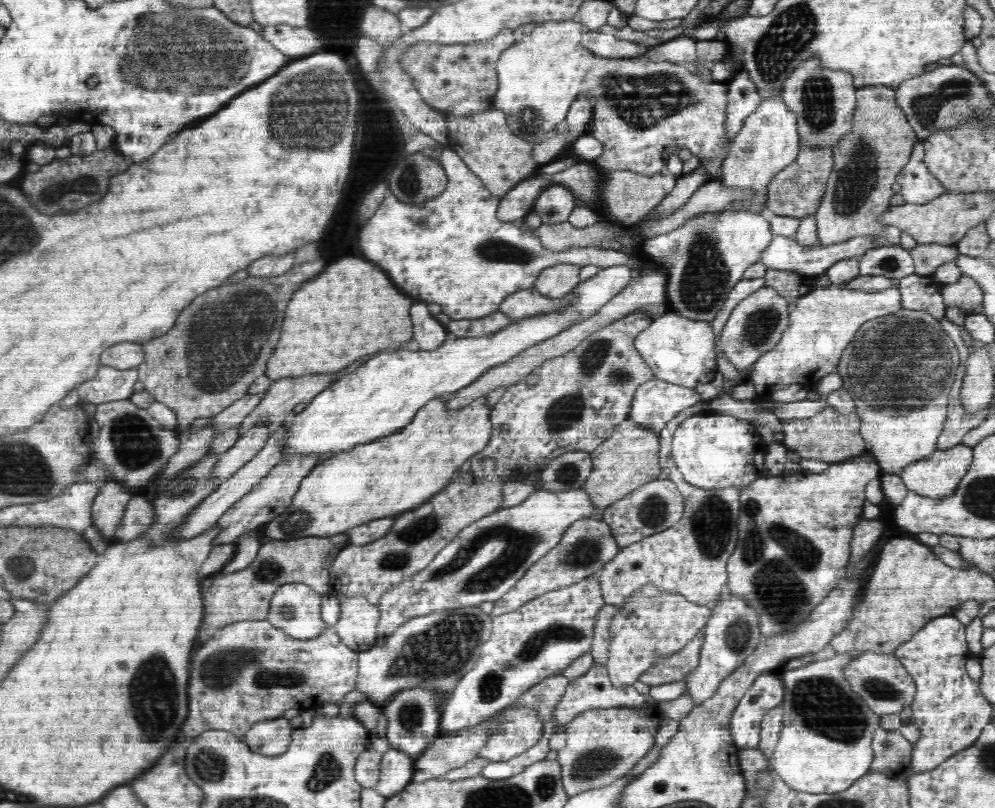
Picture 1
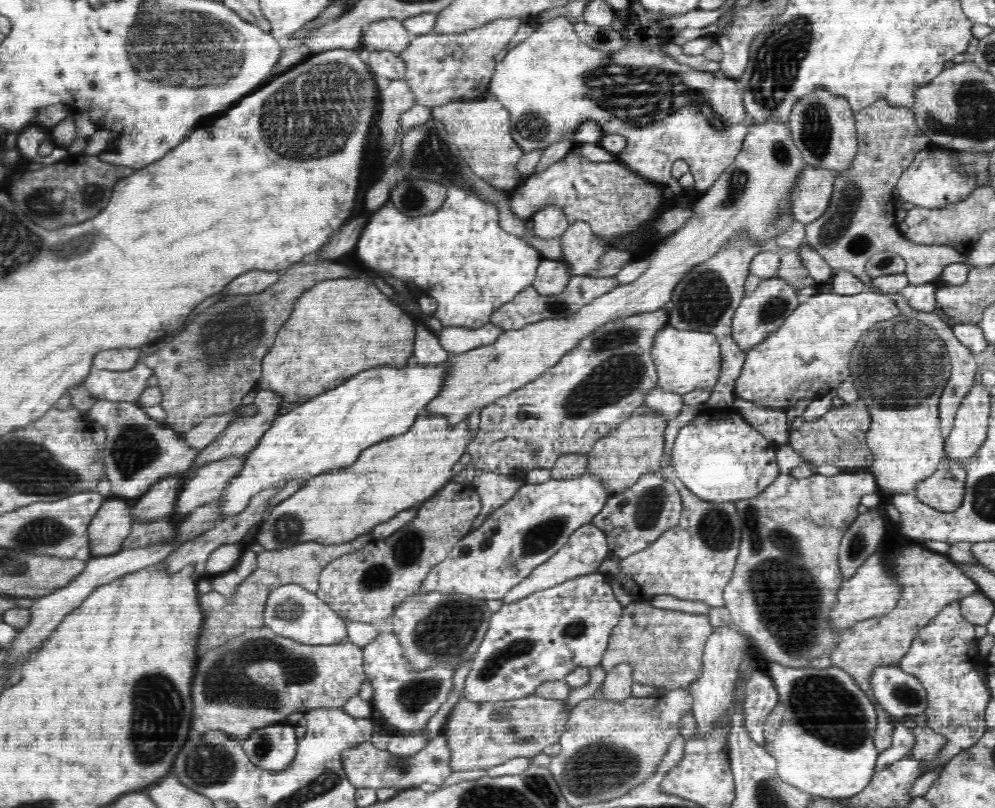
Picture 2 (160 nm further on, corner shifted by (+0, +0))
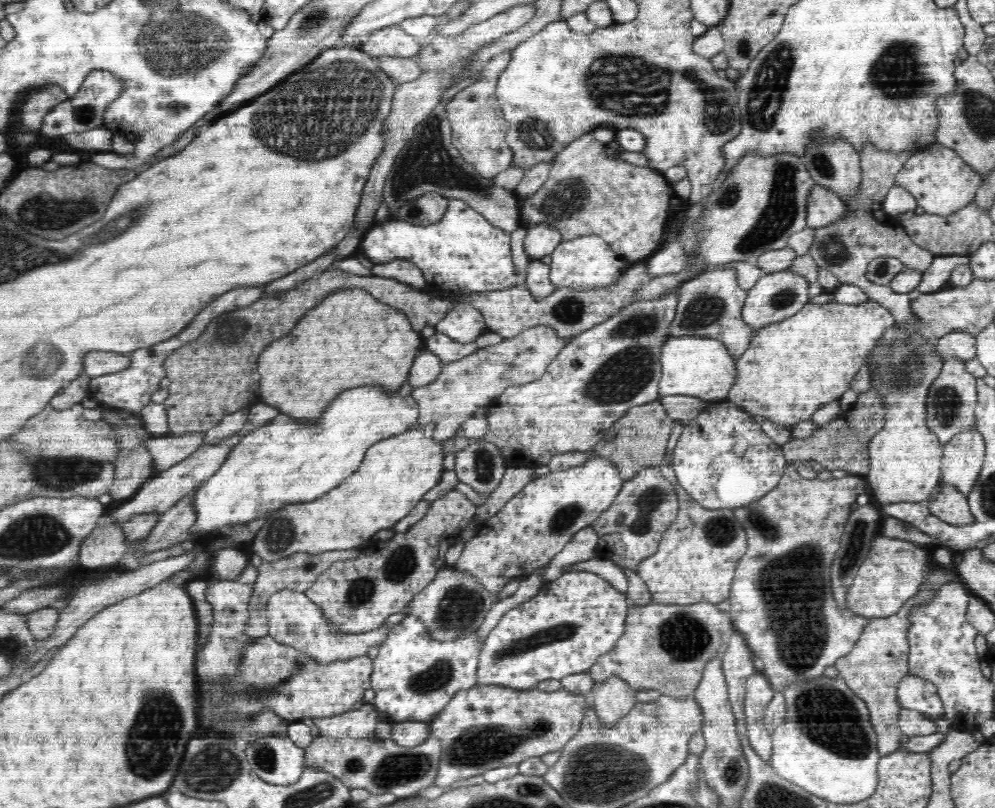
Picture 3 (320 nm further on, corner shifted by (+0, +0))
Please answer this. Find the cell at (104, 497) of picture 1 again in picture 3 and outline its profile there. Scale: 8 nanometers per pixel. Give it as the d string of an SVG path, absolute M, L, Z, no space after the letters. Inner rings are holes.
M104 515L79 548L78 569L88 571L109 565L116 566L124 552L129 550L128 545L119 522Z

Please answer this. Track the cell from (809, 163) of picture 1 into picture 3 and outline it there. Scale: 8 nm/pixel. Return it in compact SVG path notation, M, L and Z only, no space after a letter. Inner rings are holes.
M814 184L808 196L806 222L814 230L828 227L846 216L846 203L835 193Z

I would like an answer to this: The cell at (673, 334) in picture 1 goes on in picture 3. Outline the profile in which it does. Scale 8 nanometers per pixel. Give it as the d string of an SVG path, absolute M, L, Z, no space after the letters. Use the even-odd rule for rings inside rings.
M670 336L661 349L659 396L688 395L710 403L727 400L736 382L737 365L722 341L702 336Z

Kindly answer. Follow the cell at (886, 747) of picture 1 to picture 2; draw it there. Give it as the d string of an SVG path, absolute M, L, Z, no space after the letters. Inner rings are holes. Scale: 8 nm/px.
M920 544L897 545L888 556L888 566L900 583L898 604L882 616L857 622L854 626L842 631L838 646L829 654L833 666L847 672L875 705L878 724L873 742L879 754L892 746L895 719L874 699L874 691L870 685L874 668L898 665L911 647L920 628L928 624L947 604L959 601L964 596L979 590L976 581L972 580L970 575L964 574L946 554L936 553Z

